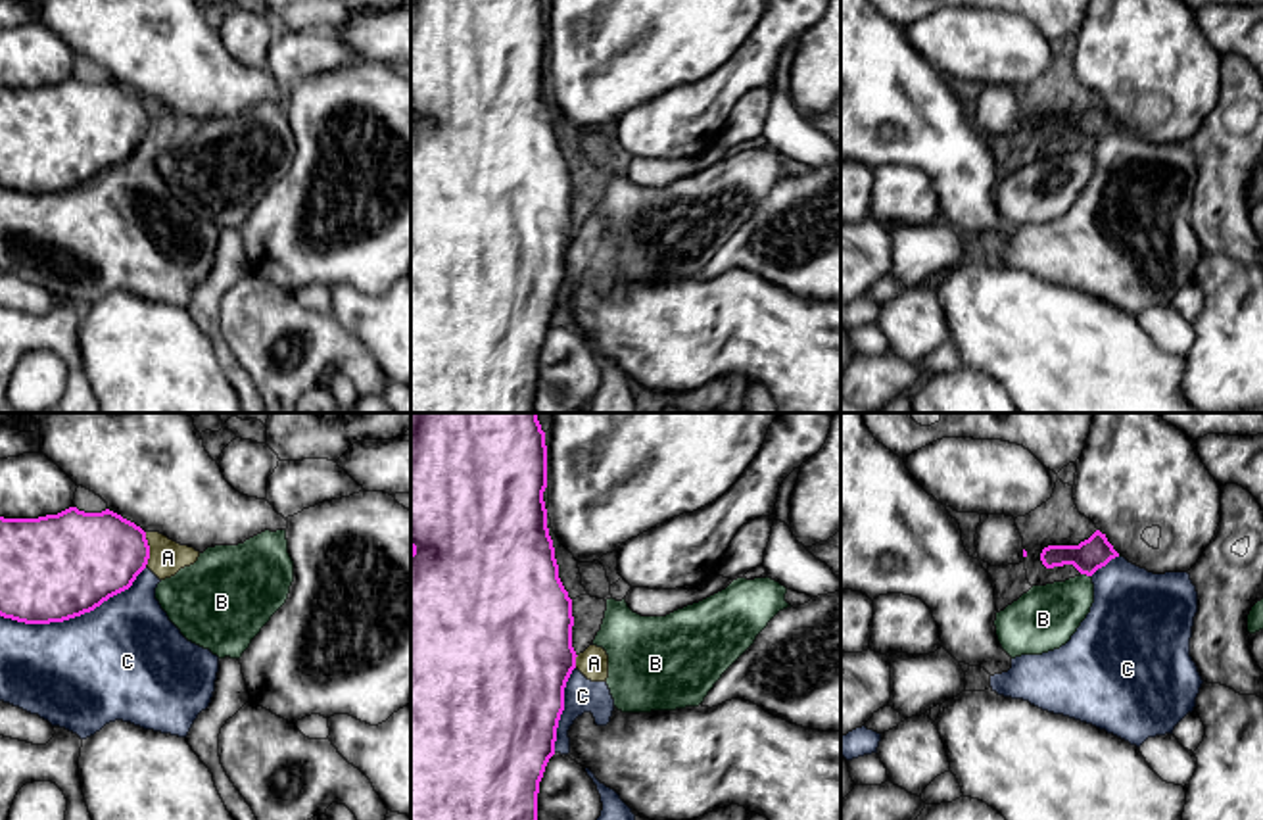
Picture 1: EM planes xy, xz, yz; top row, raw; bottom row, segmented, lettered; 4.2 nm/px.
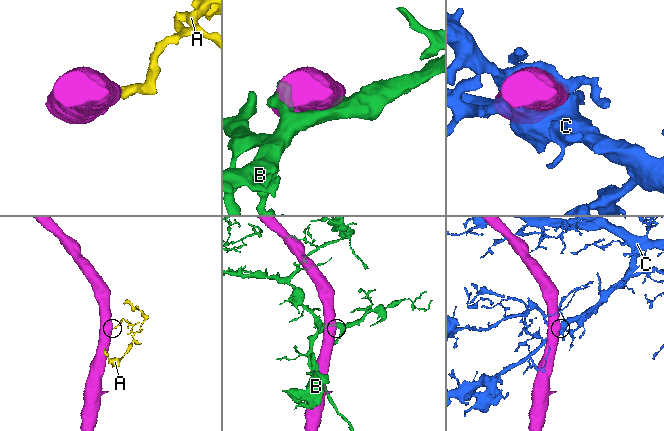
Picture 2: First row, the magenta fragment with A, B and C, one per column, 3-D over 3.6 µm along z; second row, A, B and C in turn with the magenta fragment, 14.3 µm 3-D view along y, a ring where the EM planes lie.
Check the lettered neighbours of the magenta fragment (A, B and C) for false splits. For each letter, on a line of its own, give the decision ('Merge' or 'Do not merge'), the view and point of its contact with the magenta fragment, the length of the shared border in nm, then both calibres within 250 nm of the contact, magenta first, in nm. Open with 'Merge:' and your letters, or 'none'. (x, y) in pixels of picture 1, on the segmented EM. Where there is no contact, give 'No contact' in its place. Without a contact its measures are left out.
Merge: none
A: Do not merge. Touches magenta at xy (148, 550). Shared border 140 nm. Thickness 380 nm (magenta) against 150 nm
B: Do not merge. Touches magenta at yz (1085, 573). Shared border 40 nm. Thickness 140 nm (magenta) against 260 nm
C: Do not merge. Touches magenta at xy (73, 617). Shared border 650 nm. Thickness 440 nm (magenta) against 480 nm

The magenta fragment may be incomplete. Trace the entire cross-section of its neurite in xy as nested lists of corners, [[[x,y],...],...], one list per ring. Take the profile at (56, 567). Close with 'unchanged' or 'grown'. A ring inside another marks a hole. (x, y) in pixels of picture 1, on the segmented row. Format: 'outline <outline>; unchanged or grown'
outline [[[106,509],[0,517],[0,616],[63,622],[129,590],[146,568],[146,532]]]; unchanged

